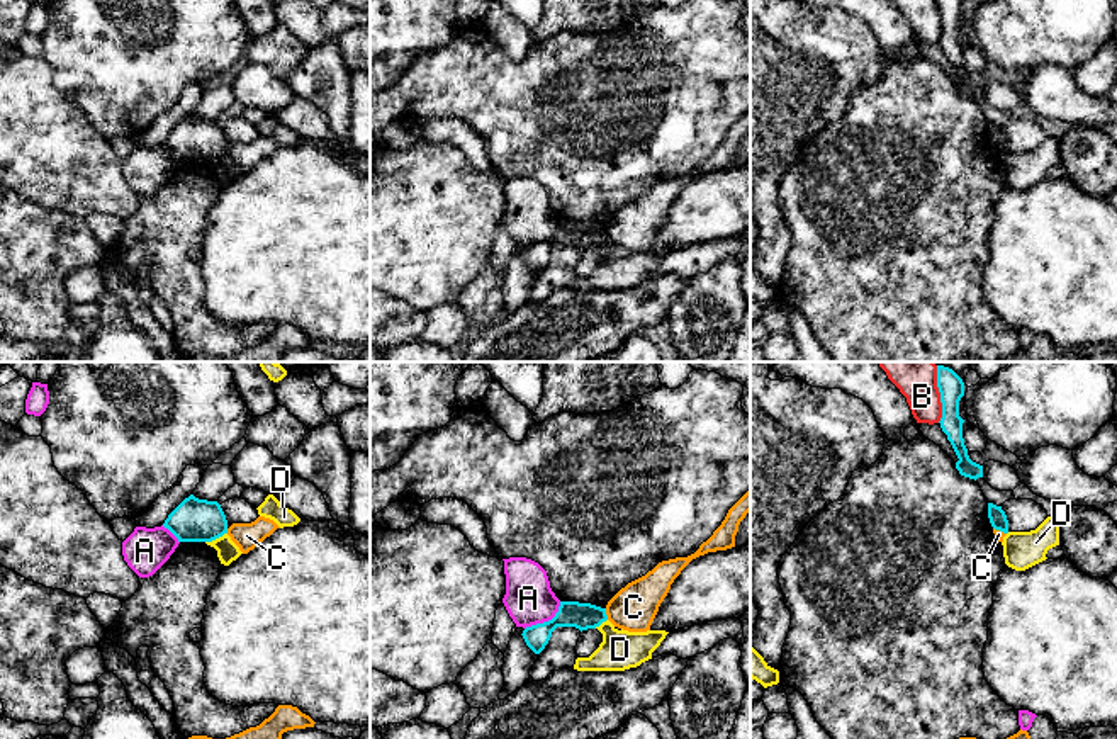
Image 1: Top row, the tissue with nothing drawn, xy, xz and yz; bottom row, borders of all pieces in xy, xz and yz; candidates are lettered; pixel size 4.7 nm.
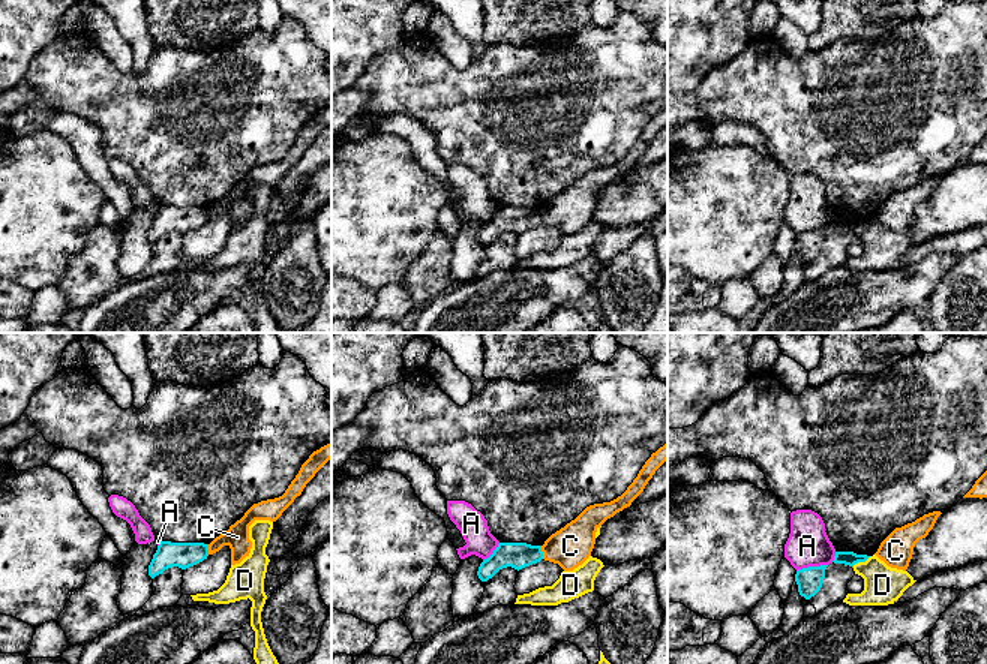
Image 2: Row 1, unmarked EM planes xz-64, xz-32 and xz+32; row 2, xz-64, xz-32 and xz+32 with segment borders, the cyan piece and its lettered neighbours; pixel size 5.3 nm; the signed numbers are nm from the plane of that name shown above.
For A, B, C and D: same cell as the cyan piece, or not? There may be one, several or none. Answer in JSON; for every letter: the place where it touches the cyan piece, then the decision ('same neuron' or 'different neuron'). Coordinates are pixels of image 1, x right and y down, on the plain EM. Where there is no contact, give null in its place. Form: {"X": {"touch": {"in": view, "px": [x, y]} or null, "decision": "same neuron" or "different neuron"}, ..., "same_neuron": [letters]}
{"A": {"touch": {"in": "xz", "px": [545, 242]}, "decision": "different neuron"}, "B": {"touch": {"in": "yz", "px": [941, 21]}, "decision": "different neuron"}, "C": {"touch": {"in": "xz", "px": [605, 233]}, "decision": "different neuron"}, "D": {"touch": {"in": "xy", "px": [216, 157]}, "decision": "different neuron"}, "same_neuron": []}

